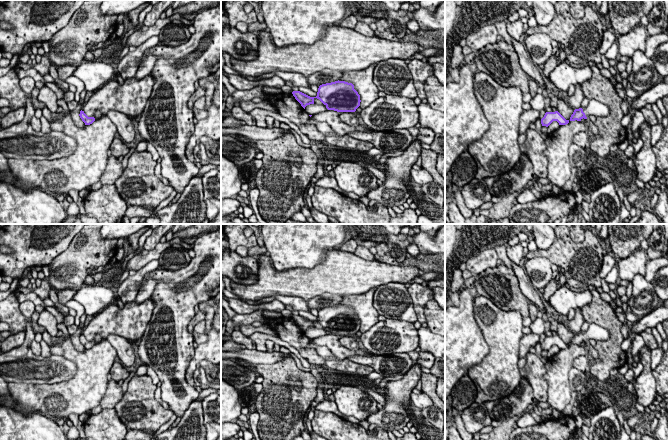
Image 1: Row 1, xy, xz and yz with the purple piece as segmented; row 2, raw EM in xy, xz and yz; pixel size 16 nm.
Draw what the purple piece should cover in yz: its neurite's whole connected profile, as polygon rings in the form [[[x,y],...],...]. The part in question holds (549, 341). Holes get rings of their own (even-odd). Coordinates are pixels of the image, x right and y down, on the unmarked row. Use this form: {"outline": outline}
{"outline": [[[558,335],[546,336],[544,341],[541,343],[542,350],[548,351],[553,345],[557,345],[559,349],[566,349],[569,344],[566,344]]]}

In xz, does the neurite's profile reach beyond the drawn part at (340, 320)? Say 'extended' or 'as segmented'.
as segmented

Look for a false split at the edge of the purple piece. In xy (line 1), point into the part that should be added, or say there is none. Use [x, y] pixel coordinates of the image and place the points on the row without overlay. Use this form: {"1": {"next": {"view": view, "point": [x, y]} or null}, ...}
{"1": {"next": null}}

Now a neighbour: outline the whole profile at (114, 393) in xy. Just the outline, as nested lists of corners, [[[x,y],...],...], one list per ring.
[[[111,379],[107,383],[107,389],[100,401],[100,406],[102,409],[112,409],[115,408],[115,405],[122,399],[124,395],[122,387],[118,382]]]

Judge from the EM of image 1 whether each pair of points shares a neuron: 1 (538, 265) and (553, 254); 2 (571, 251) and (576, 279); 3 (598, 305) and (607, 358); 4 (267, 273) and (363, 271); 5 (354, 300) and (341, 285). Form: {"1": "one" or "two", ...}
{"1": "two", "2": "one", "3": "one", "4": "one", "5": "two"}

